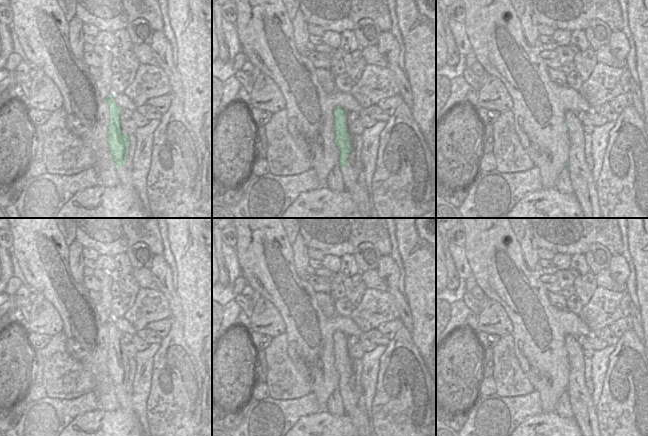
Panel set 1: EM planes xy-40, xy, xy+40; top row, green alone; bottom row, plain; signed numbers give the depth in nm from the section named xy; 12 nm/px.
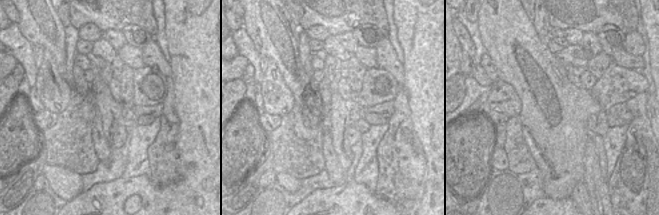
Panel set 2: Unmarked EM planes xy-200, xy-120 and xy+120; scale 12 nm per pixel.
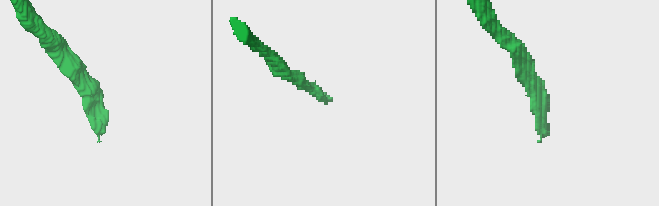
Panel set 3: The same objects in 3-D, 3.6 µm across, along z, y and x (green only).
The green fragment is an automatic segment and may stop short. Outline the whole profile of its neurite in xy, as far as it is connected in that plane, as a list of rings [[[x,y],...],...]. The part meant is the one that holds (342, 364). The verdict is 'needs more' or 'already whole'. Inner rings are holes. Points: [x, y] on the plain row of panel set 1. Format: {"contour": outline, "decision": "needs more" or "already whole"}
{"contour": [[[341,331],[333,334],[335,368],[339,374],[338,389],[342,397],[346,414],[357,428],[359,436],[373,436],[371,412],[366,410],[363,391],[357,391],[354,386],[354,374],[351,368],[352,359],[349,356],[347,336]]], "decision": "needs more"}

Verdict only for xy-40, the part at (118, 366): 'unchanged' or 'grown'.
grown

